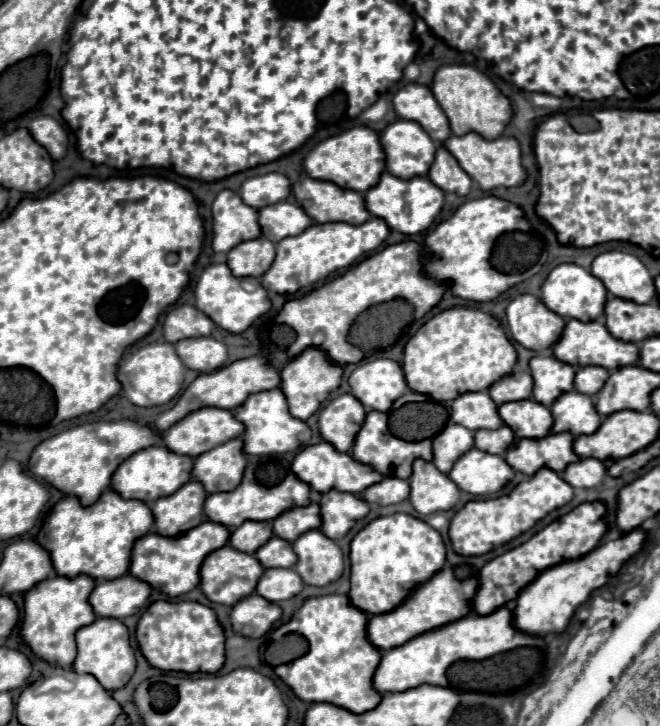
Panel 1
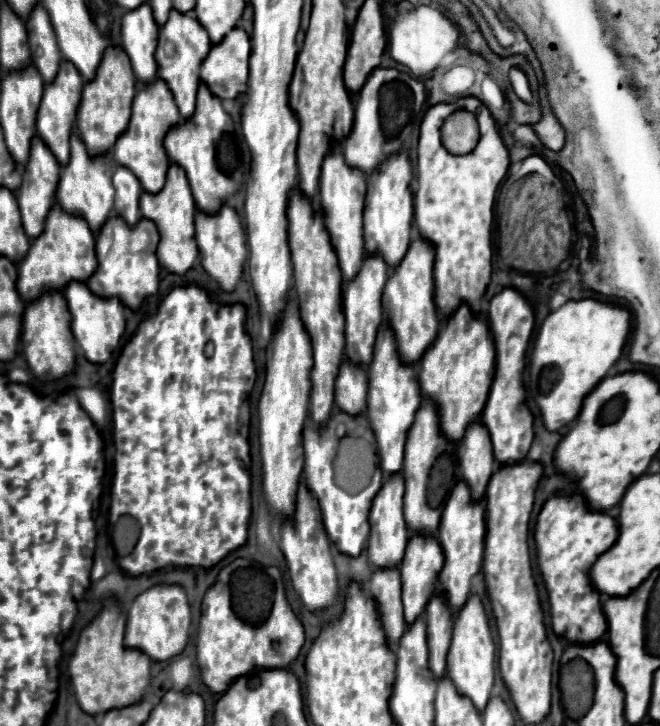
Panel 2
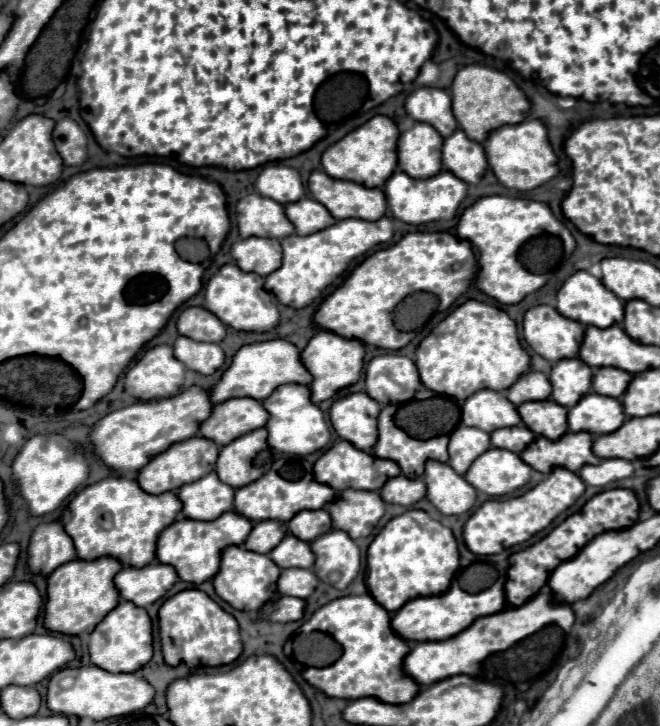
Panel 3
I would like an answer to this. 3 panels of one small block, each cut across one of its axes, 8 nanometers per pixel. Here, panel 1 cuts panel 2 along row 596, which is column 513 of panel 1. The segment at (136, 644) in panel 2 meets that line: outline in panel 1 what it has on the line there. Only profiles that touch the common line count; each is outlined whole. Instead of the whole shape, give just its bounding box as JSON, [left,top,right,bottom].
[444,132,528,190]

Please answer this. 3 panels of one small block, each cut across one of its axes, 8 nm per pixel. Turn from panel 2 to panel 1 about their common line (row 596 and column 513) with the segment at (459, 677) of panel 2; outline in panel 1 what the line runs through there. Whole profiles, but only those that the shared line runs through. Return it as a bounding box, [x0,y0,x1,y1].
[448,448,514,496]

